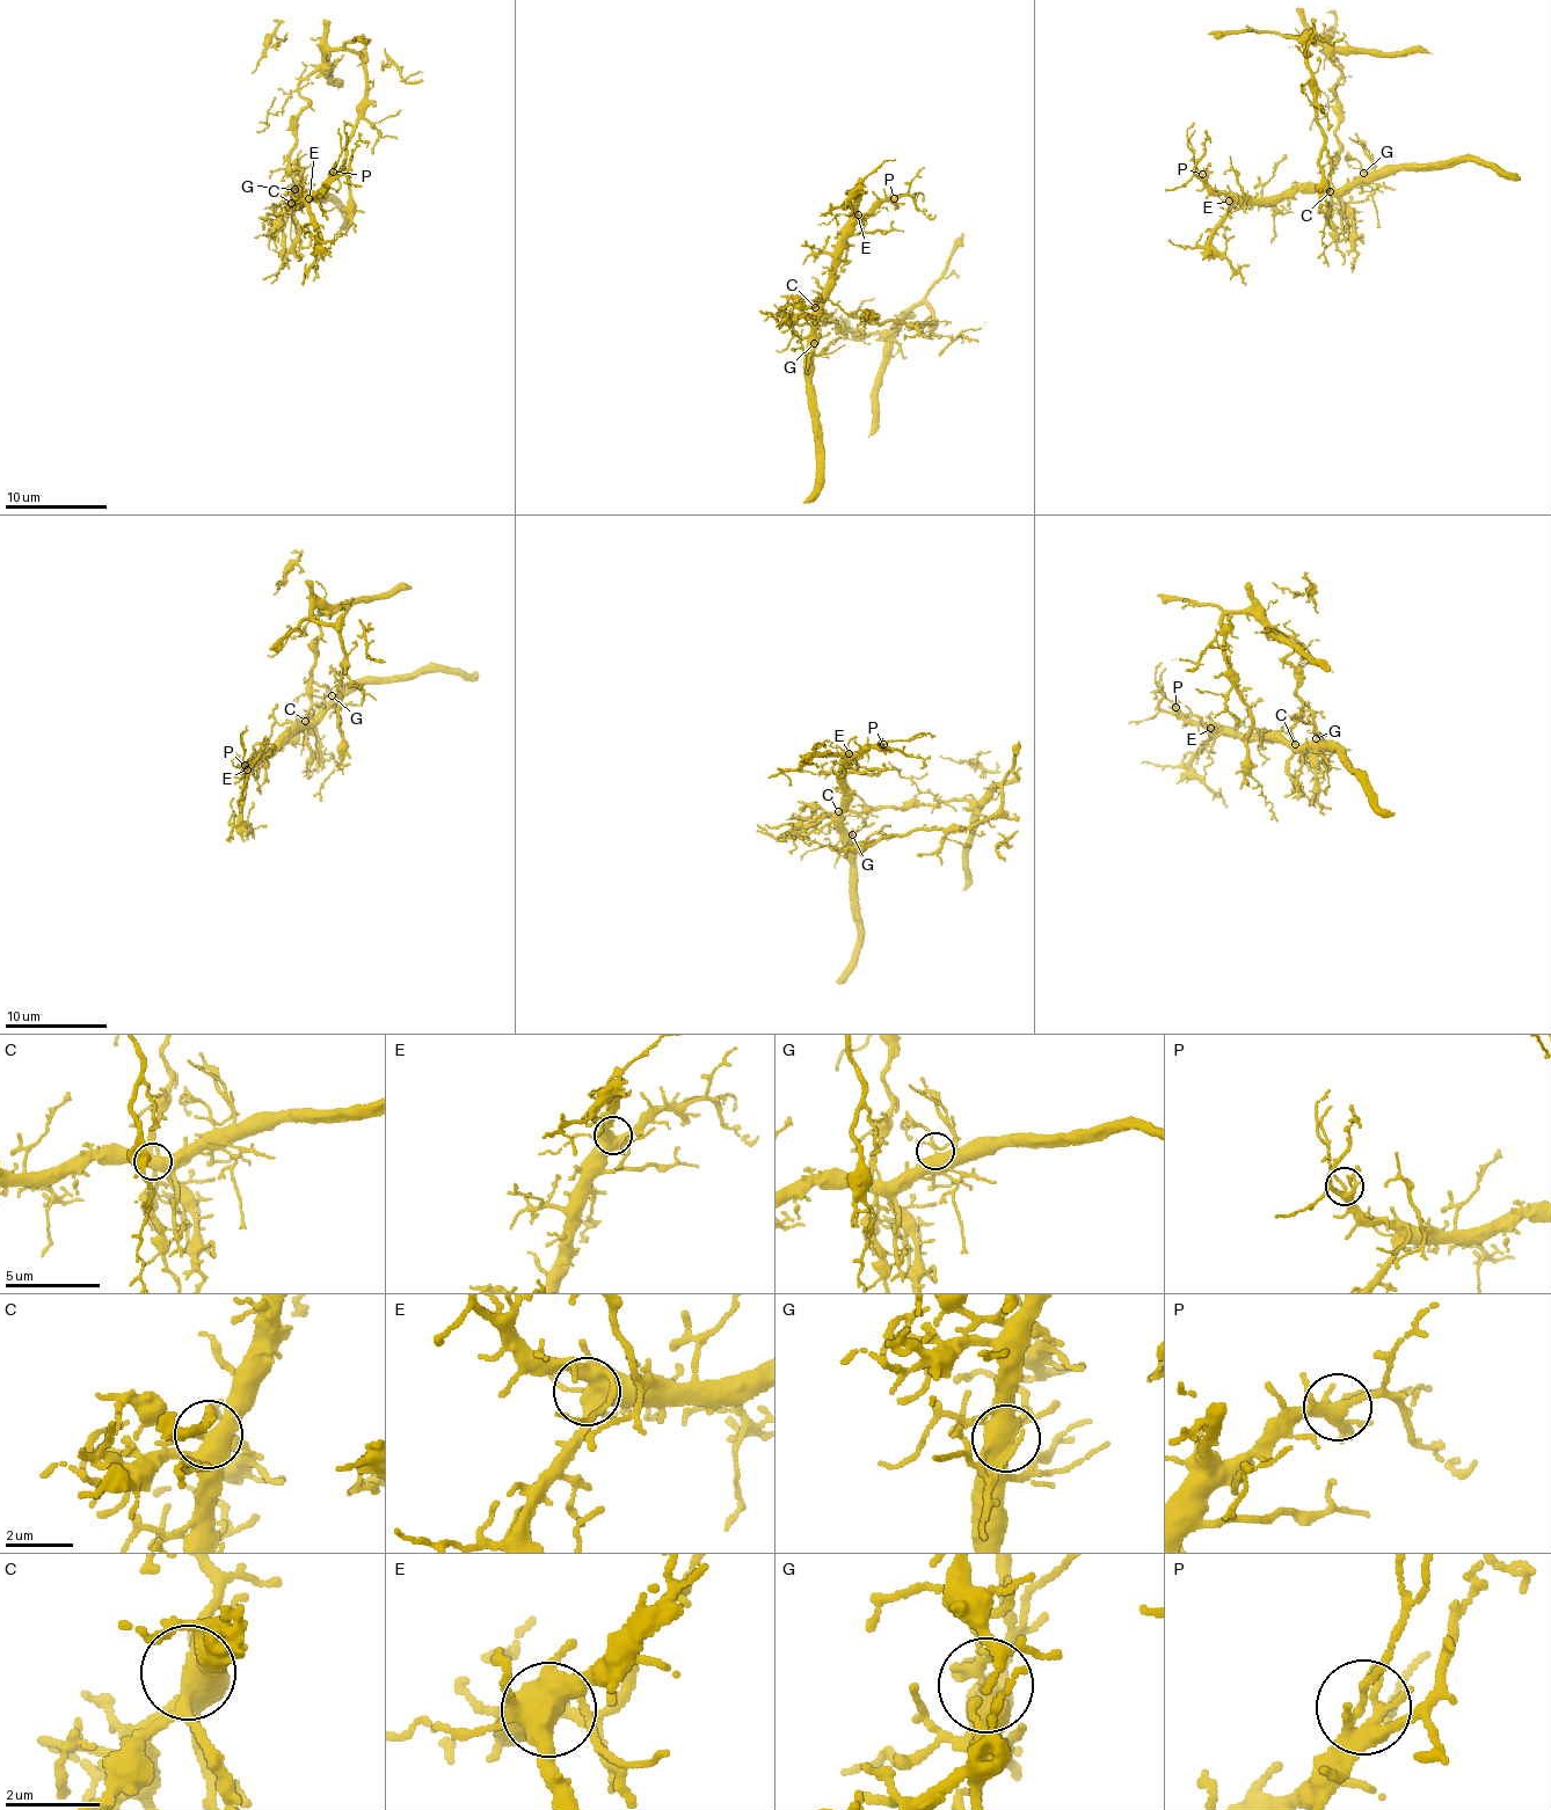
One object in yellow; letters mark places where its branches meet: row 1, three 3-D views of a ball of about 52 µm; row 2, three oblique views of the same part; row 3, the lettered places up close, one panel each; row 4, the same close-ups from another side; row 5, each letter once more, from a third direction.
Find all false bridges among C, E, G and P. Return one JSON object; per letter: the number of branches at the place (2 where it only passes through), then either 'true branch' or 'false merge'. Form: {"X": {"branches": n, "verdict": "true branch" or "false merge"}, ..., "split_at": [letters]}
{"C": {"branches": 5, "verdict": "false merge"}, "E": {"branches": 7, "verdict": "true branch"}, "G": {"branches": 7, "verdict": "true branch"}, "P": {"branches": 4, "verdict": "true branch"}, "split_at": ["C"]}

